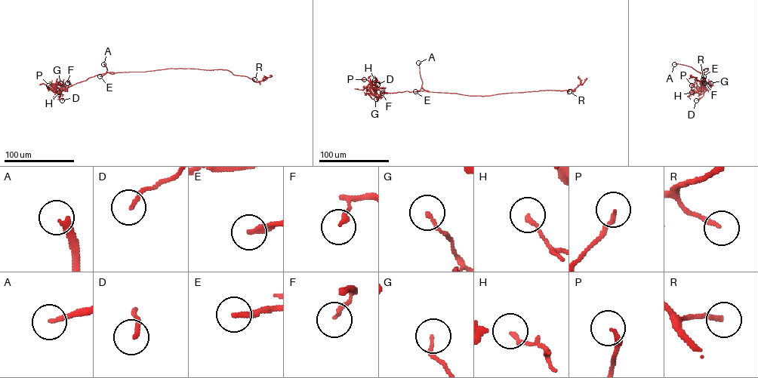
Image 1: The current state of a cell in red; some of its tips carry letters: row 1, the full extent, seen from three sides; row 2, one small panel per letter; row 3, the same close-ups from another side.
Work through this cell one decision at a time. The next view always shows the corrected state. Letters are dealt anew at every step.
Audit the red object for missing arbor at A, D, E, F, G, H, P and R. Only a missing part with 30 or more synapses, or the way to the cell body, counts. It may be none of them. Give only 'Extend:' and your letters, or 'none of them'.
Extend: A, E, R

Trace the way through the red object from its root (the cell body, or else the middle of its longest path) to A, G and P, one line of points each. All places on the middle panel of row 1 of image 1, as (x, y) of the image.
A: (467, 95), (425, 90), (422, 87), (418, 62)
G: (467, 95), (424, 90), (382, 92), (379, 95), (376, 93), (378, 99), (376, 99)
P: (467, 95), (424, 90), (382, 92), (379, 95), (371, 84), (364, 79)

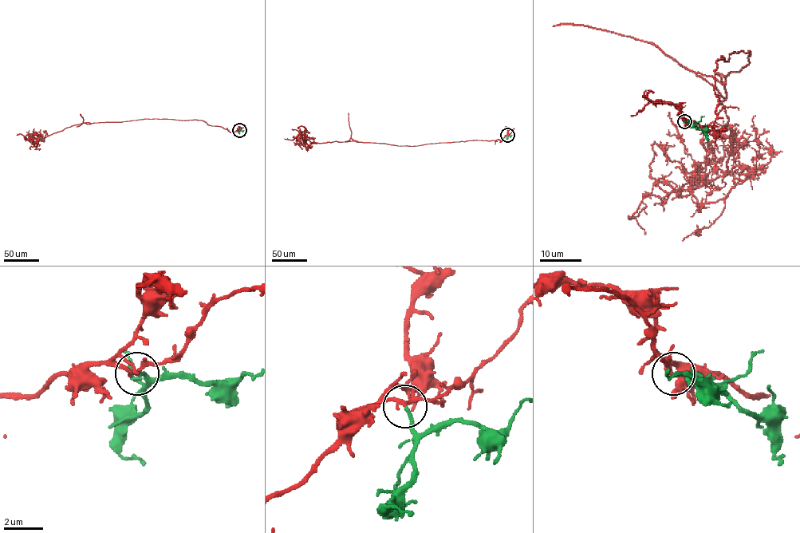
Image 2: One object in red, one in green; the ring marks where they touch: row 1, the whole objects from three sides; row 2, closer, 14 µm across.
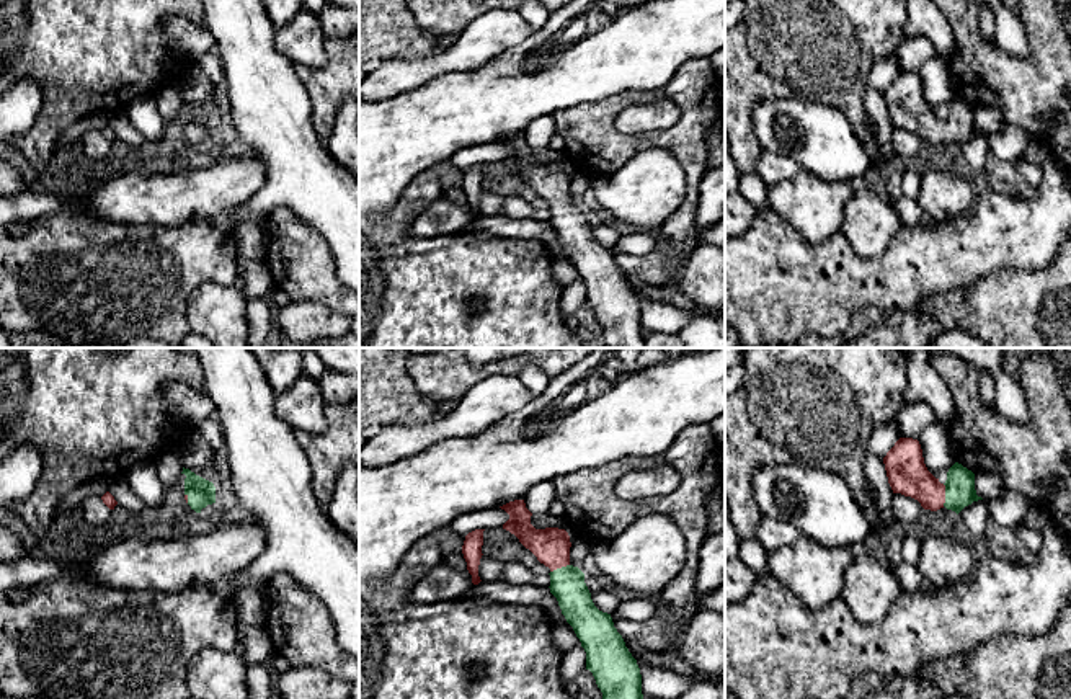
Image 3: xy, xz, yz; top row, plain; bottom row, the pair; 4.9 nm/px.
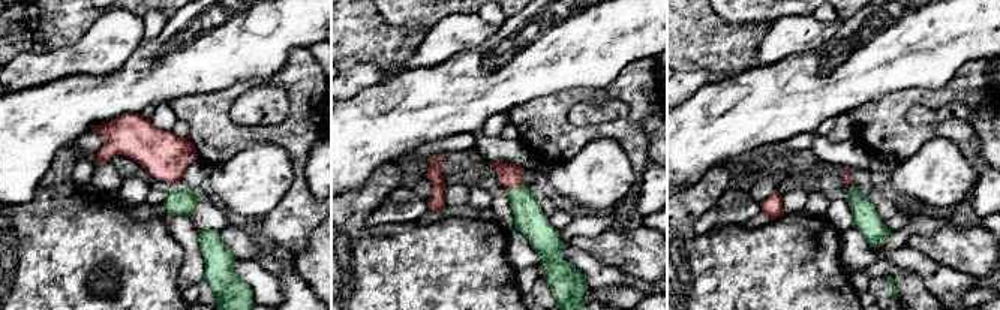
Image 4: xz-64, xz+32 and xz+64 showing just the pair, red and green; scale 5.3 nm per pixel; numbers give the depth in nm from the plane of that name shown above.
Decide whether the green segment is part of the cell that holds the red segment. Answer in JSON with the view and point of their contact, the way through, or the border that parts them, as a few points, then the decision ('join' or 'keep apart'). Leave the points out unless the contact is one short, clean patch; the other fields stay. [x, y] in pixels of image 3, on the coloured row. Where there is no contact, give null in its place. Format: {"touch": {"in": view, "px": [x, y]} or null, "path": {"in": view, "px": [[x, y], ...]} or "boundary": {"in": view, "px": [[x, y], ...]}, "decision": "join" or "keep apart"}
{"touch": {"in": "yz", "px": [944, 495]}, "path": {"in": "yz", "px": [[906, 472], [933, 495], [944, 495], [960, 492]]}, "decision": "join"}

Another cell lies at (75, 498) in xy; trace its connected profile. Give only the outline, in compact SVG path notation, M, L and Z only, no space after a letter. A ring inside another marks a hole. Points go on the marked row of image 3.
M104 479L88 480L80 483L75 490L65 495L59 506L56 519L69 518L77 508L83 508L85 501L93 496L103 496L108 492Z

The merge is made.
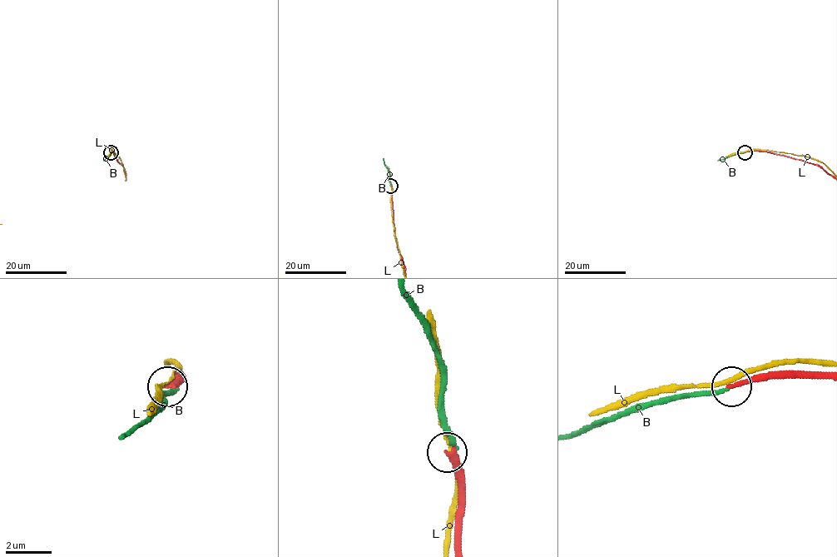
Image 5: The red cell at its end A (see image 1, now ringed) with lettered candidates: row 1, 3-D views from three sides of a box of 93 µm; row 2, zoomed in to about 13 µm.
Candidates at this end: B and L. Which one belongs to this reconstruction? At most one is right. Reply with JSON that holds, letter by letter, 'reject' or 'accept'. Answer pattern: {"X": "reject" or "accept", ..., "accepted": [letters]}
{"B": "reject", "L": "reject", "accepted": []}

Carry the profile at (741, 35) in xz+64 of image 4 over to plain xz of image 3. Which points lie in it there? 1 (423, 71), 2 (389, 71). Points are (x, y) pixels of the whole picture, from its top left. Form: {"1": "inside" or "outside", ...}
{"1": "outside", "2": "outside"}

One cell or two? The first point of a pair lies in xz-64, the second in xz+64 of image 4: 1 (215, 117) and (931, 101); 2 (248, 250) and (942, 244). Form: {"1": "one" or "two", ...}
{"1": "one", "2": "one"}

